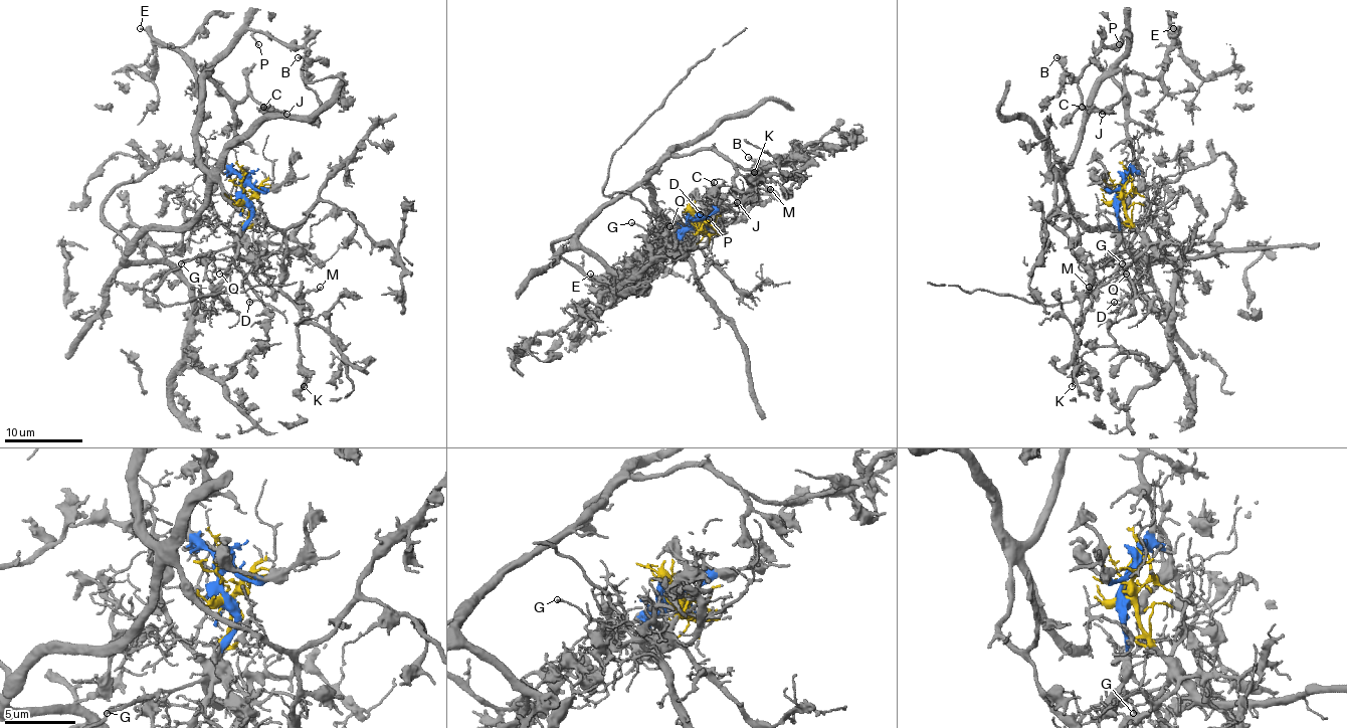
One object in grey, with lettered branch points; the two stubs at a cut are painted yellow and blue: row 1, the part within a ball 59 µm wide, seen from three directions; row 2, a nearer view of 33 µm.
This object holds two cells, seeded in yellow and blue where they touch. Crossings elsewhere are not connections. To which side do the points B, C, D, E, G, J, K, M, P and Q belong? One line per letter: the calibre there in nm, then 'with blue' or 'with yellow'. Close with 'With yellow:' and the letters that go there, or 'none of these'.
B: 240 nm thick; with blue
C: 190 nm thick; with blue
D: 110 nm thick; with yellow
E: 140 nm thick; with blue
G: 130 nm thick; with yellow
J: 180 nm thick; with blue
K: 150 nm thick; with blue
M: 300 nm thick; with blue
P: 120 nm thick; with blue
Q: 120 nm thick; with yellow
With yellow: D, G, Q

